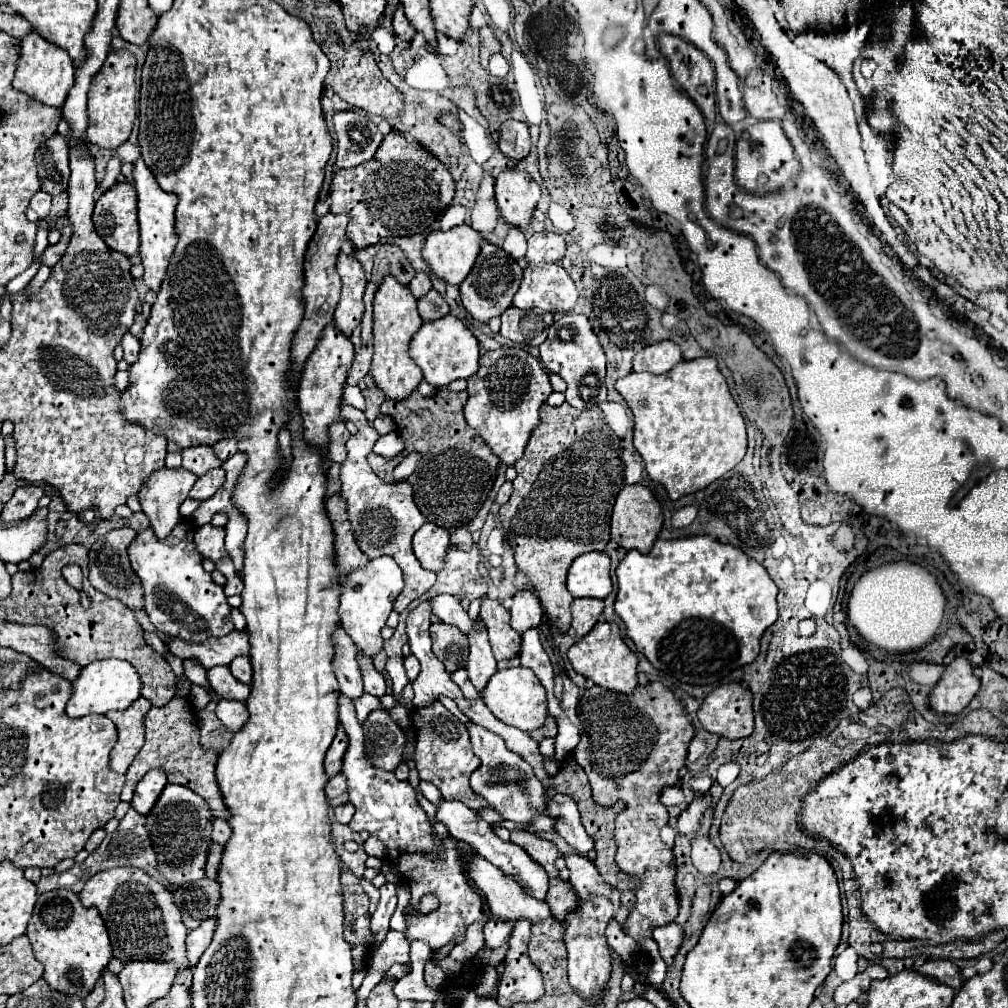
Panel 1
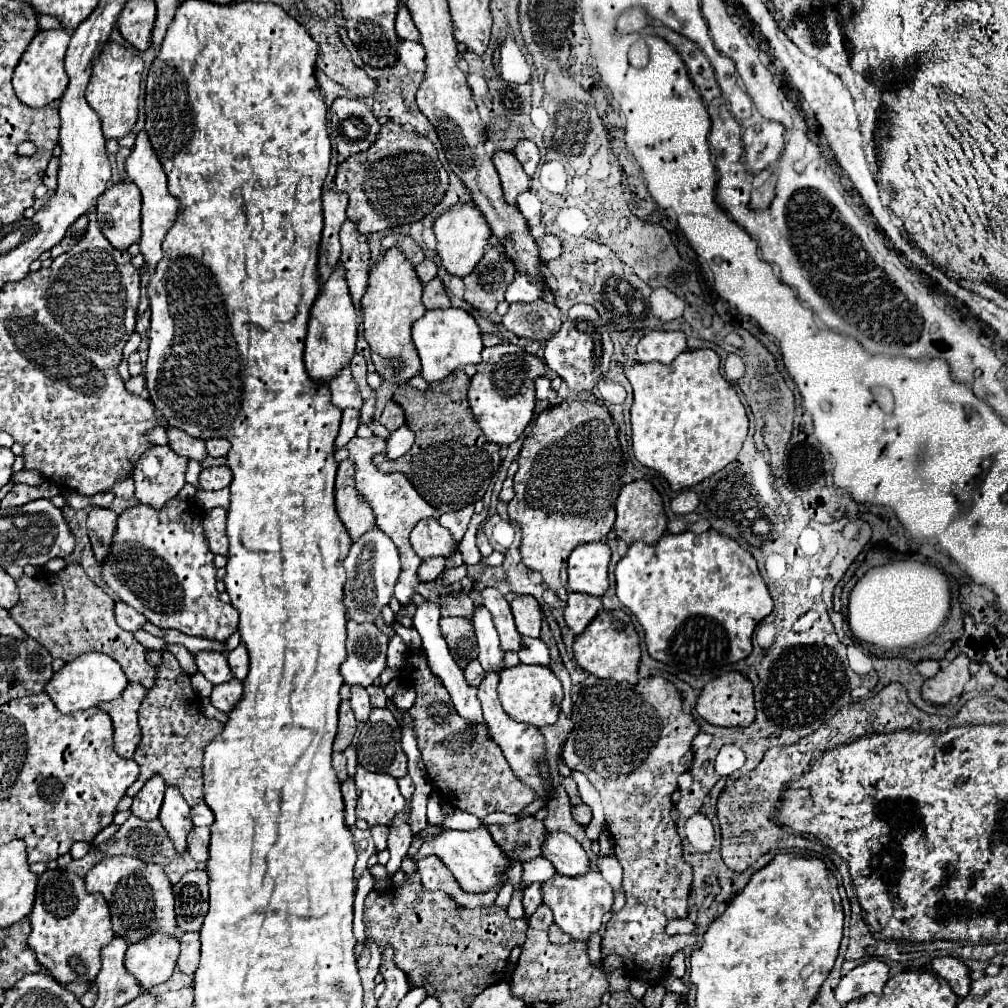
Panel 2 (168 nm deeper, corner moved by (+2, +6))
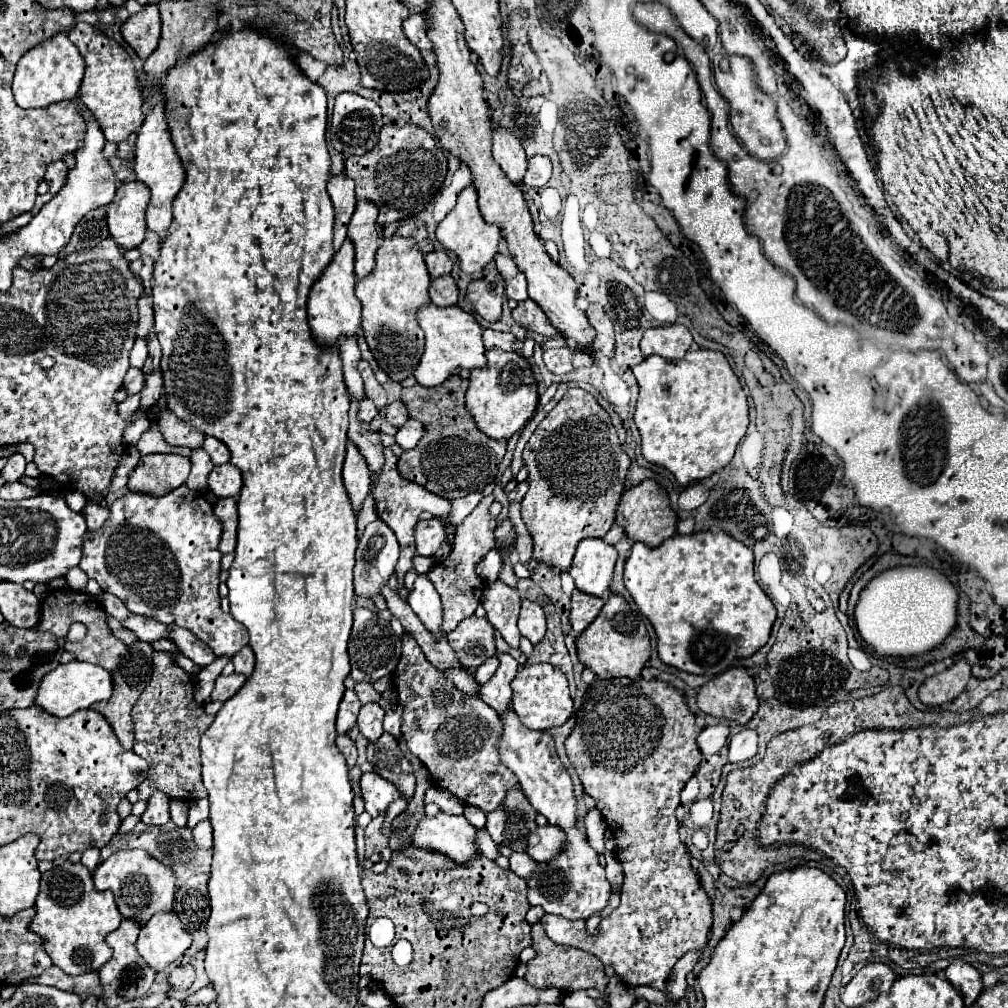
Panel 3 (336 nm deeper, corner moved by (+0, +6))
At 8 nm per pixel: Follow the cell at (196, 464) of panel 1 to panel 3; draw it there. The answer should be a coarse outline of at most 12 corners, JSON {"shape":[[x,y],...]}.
{"shape":[[164,411],[158,429],[168,445],[200,449],[204,433]]}

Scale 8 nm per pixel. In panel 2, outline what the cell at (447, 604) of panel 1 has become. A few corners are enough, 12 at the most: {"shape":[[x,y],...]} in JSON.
{"shape":[[474,607],[478,661],[486,671],[504,669],[504,651],[488,609]]}

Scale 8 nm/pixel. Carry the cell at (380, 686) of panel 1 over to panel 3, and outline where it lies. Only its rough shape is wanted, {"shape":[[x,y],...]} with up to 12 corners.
{"shape":[[354,609],[350,677],[392,677],[402,641],[390,623]]}

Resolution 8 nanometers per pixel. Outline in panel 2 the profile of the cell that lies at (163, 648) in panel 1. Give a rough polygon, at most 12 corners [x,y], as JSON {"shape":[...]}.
{"shape":[[116,601],[116,623],[126,631],[136,631],[146,623],[144,615]]}

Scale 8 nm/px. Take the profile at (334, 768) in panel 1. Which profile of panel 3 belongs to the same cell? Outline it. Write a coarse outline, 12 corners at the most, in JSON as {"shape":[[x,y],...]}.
{"shape":[[354,689],[344,693],[336,731],[346,735],[356,727],[360,699]]}

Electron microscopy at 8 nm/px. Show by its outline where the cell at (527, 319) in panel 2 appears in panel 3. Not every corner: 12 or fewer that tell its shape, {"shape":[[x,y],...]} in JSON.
{"shape":[[532,299],[512,309],[512,319],[544,337],[558,329]]}

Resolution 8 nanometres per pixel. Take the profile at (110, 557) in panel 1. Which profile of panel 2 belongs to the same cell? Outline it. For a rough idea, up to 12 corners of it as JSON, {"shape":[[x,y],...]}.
{"shape":[[94,507],[88,513],[92,549],[102,563],[112,545],[118,515]]}

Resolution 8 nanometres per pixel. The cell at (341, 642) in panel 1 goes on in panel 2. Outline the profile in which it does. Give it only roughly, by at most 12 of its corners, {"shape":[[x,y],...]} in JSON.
{"shape":[[352,685],[352,709],[358,721],[368,721],[372,703],[364,687]]}

